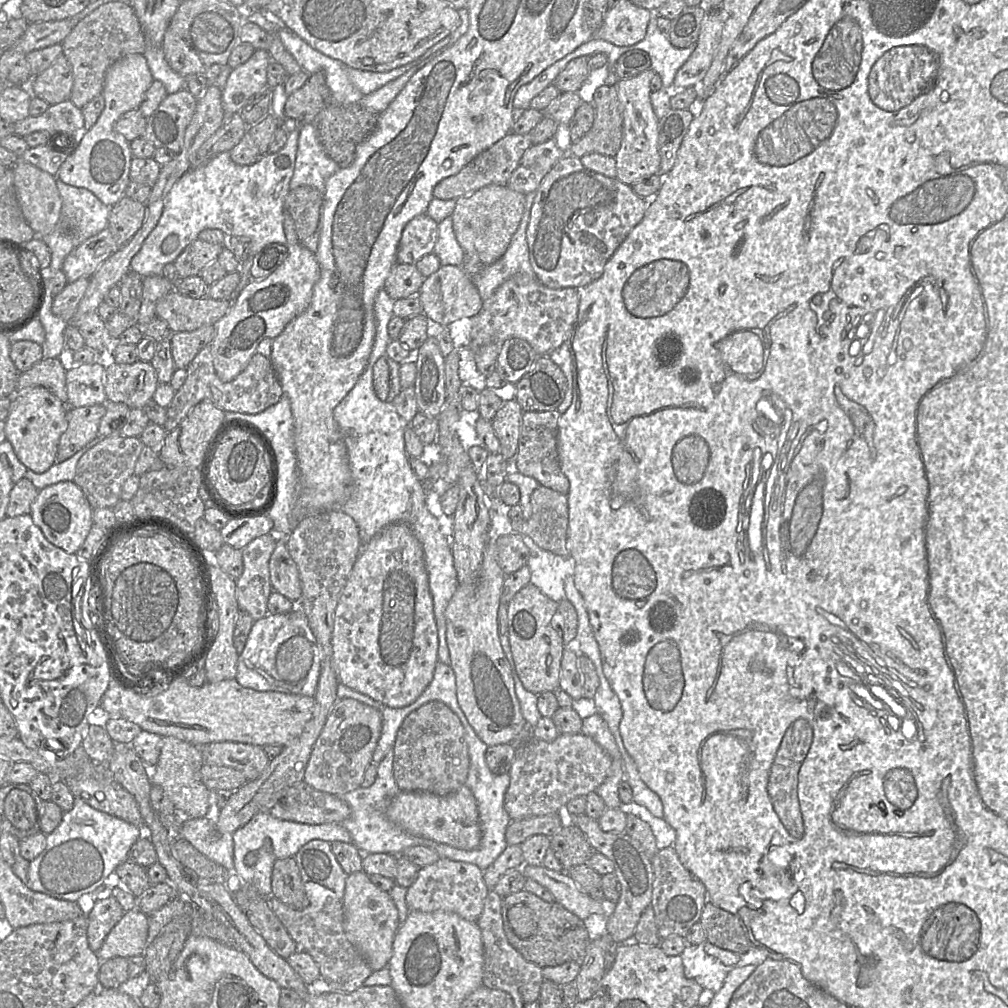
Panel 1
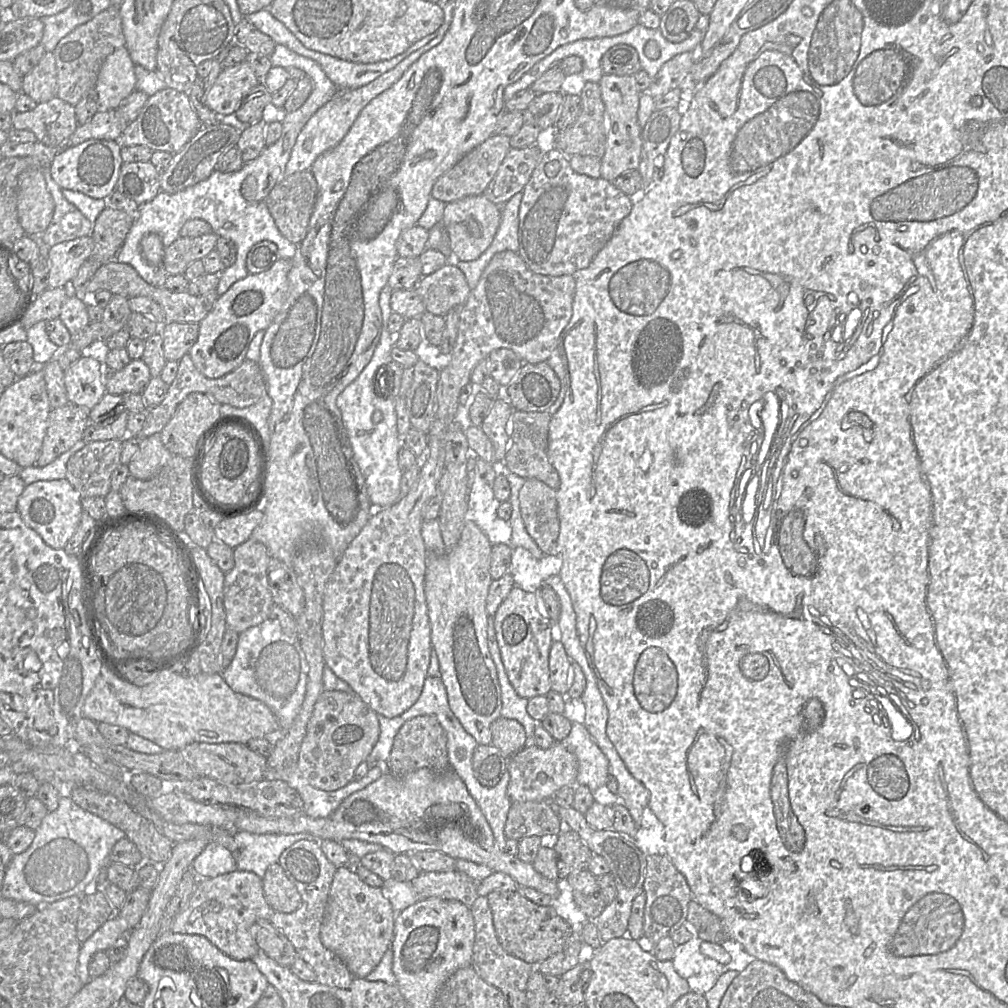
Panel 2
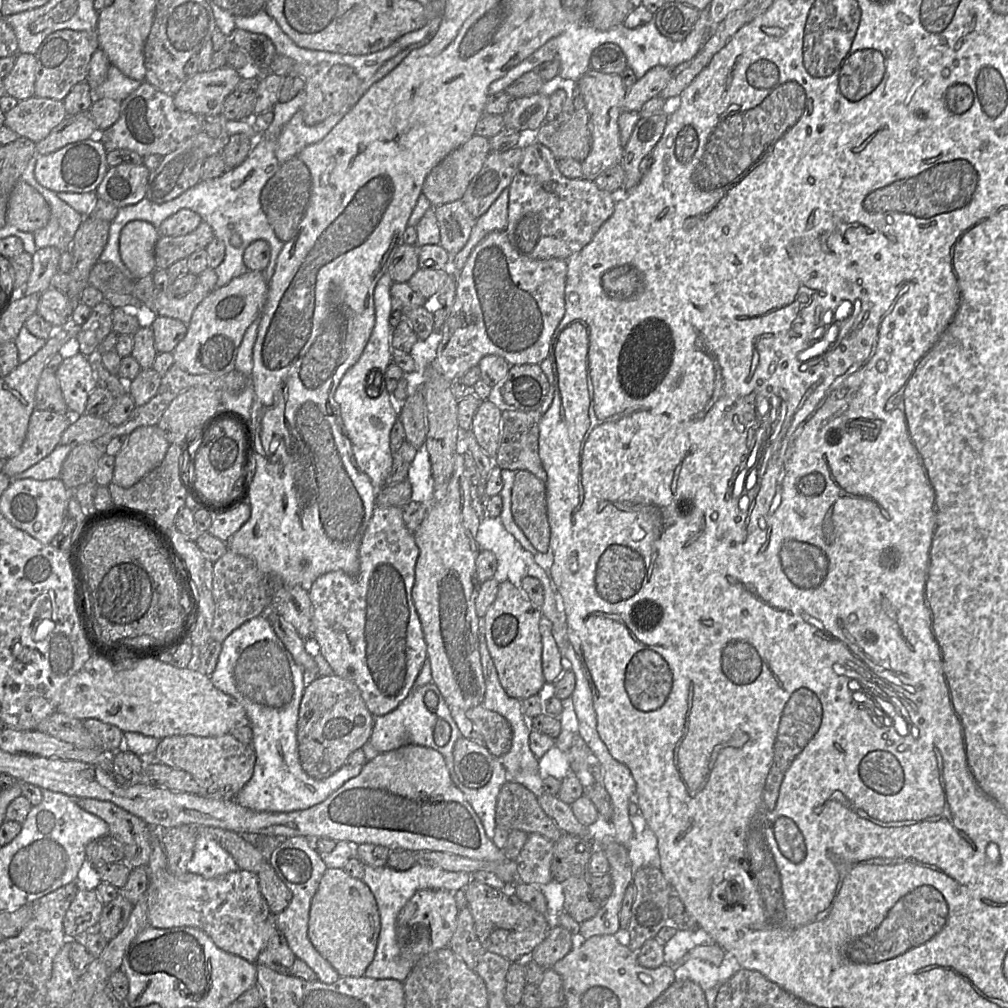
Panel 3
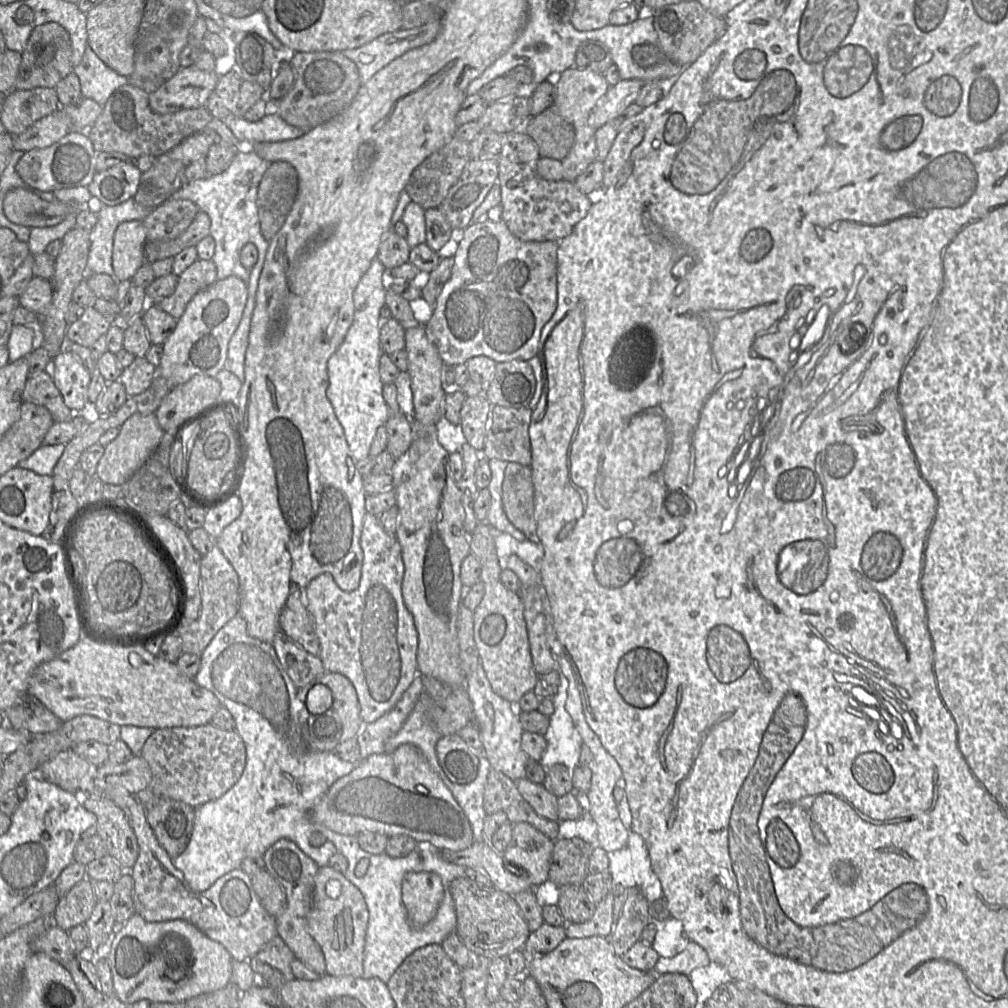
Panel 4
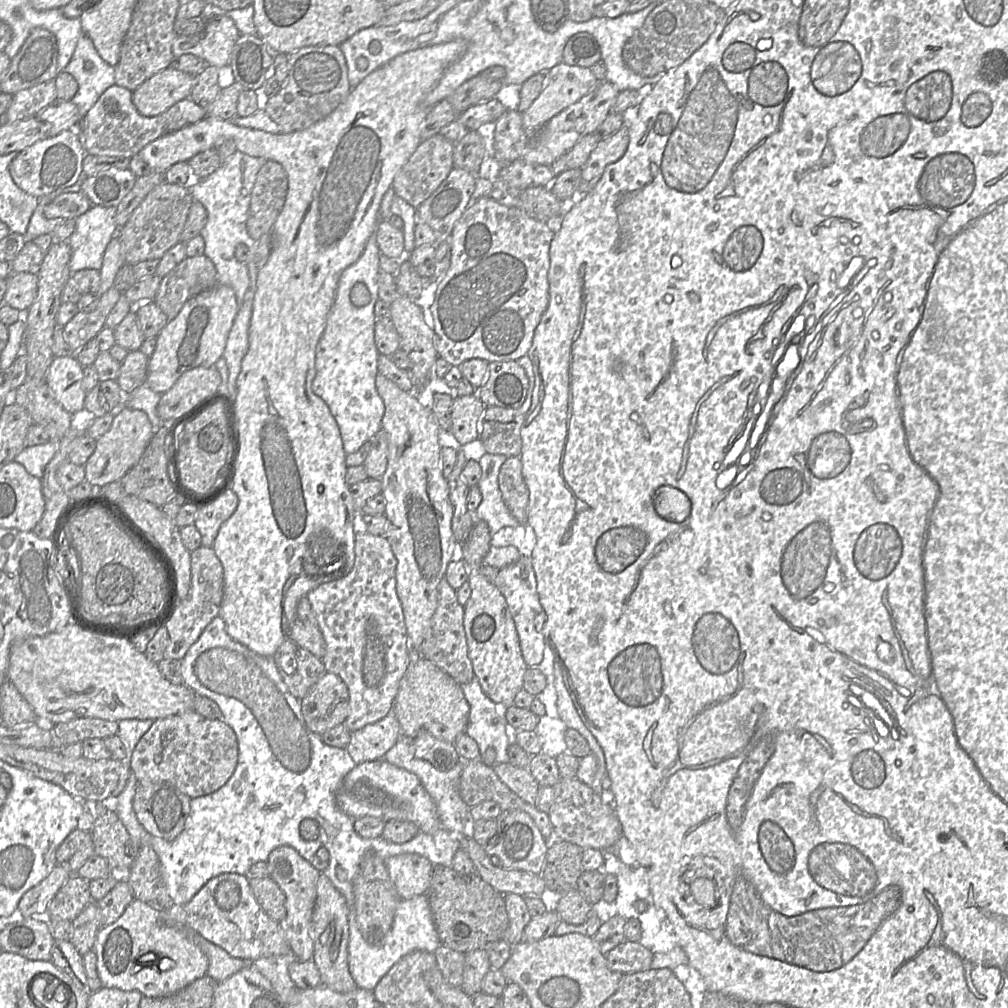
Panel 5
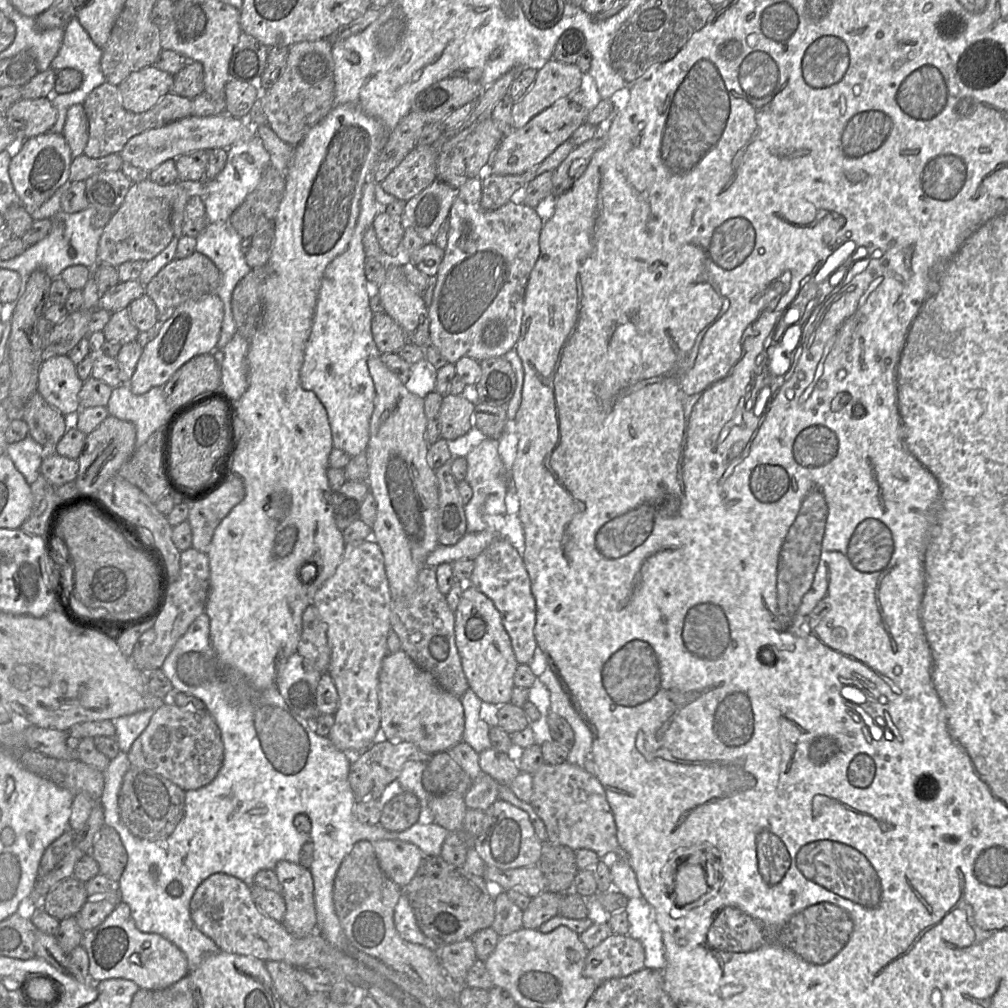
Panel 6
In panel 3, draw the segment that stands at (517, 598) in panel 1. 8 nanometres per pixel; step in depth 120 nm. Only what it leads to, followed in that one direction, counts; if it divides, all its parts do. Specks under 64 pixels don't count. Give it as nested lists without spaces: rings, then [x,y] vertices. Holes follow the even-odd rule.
[[[501,581],[496,598],[481,619],[488,651],[504,691],[513,698],[524,700],[537,695],[546,681],[542,671],[542,612],[526,597],[520,587]]]

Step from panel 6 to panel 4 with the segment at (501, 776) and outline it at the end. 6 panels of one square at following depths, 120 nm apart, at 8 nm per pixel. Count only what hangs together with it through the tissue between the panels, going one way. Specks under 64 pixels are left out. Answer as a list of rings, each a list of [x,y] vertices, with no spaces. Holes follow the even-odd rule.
[[[527,778],[515,780],[515,783],[520,794],[537,814],[552,821],[559,821],[557,797],[543,784],[536,784]]]

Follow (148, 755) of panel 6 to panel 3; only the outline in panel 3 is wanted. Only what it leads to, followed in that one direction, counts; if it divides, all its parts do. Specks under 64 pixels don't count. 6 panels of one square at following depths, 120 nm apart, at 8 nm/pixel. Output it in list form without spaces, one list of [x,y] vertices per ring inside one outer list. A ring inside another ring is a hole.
[[[230,733],[217,737],[166,737],[160,740],[153,757],[155,761],[191,774],[206,797],[231,799],[251,779],[256,762],[253,746],[239,742]]]

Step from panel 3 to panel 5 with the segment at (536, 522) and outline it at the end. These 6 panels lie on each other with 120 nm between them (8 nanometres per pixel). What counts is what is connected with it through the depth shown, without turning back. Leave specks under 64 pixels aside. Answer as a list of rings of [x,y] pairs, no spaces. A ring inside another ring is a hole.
[[[519,456],[509,457],[502,464],[498,475],[498,485],[511,514],[520,524],[526,524],[529,491],[523,478]]]

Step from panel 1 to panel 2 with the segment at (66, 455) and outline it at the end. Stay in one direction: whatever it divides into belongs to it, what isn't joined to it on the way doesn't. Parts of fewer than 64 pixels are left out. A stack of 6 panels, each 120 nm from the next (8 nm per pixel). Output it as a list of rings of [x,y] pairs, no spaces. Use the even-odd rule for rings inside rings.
[[[72,403],[52,409],[48,428],[36,466],[44,467],[82,440],[90,425],[90,409]]]

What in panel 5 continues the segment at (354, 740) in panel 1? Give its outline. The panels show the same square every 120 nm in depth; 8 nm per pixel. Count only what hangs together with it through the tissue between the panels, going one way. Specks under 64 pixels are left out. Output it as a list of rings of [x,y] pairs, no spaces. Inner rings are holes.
[[[326,671],[301,700],[301,706],[308,728],[322,735],[347,719],[350,712],[348,688],[339,676]]]

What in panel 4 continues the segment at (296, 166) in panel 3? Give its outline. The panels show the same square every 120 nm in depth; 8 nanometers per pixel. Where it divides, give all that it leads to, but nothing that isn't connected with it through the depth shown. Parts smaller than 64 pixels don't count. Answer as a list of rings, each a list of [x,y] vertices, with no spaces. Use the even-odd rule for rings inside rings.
[[[288,162],[272,163],[258,186],[256,205],[262,236],[270,244],[284,225],[298,194],[298,174]]]

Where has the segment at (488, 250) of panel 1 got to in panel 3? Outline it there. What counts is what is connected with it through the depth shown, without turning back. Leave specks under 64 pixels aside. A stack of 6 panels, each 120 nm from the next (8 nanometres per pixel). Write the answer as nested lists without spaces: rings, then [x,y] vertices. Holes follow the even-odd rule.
[[[460,200],[434,207],[434,212],[440,230],[440,246],[456,255],[467,243],[476,219]]]

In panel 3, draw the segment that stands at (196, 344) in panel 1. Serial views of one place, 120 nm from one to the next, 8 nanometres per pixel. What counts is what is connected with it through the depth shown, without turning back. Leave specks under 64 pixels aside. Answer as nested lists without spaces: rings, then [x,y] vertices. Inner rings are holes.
[[[151,316],[149,319],[157,353],[172,352],[186,335],[188,325],[180,320],[163,316]]]

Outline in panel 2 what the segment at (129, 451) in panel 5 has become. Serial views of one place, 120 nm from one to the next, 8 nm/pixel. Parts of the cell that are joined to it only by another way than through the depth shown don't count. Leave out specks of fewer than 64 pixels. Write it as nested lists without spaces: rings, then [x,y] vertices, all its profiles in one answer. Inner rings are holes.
[[[159,434],[143,438],[139,451],[128,464],[130,476],[139,480],[149,480],[171,460],[172,455],[161,442]]]

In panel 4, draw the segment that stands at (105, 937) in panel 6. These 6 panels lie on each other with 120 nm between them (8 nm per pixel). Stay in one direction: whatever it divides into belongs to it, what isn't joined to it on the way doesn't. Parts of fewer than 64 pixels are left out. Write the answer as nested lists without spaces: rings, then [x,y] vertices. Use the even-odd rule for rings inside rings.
[[[137,913],[125,924],[117,925],[108,947],[99,956],[105,957],[112,973],[115,996],[124,1003],[134,1003],[141,999],[151,1002],[182,1002],[222,989],[230,982],[232,974],[233,958],[225,947],[191,923],[181,919],[148,922]]]

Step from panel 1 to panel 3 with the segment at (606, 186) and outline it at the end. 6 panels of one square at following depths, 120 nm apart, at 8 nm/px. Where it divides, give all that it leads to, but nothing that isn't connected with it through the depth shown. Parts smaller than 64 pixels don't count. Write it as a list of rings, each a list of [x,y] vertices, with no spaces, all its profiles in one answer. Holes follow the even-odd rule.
[[[540,143],[522,148],[519,170],[509,185],[506,234],[511,245],[531,259],[568,259],[586,246],[612,215],[615,197],[621,194],[600,190],[593,181],[569,179],[558,168],[553,153]]]

